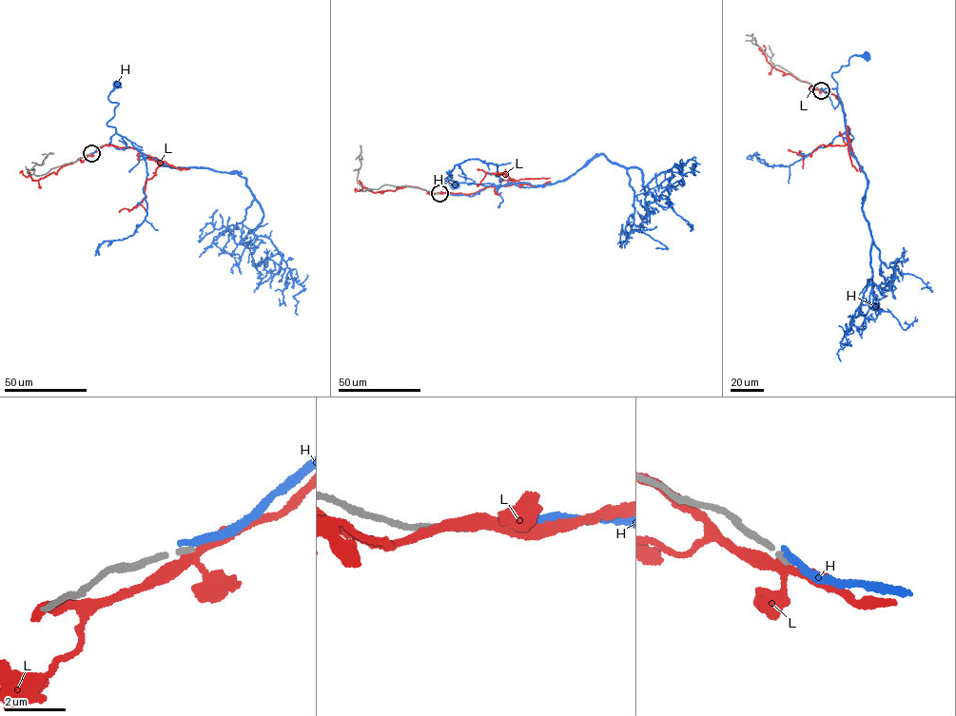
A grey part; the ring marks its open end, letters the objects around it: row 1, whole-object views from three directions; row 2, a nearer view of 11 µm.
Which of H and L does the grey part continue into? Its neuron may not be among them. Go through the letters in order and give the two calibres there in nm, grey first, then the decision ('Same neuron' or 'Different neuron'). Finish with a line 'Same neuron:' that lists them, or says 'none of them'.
H: Thickness 180 nm (grey) against 280 nm. Different neuron
L: Thickness 190 nm (grey) against 320 nm. Different neuron
Same neuron: none of them

